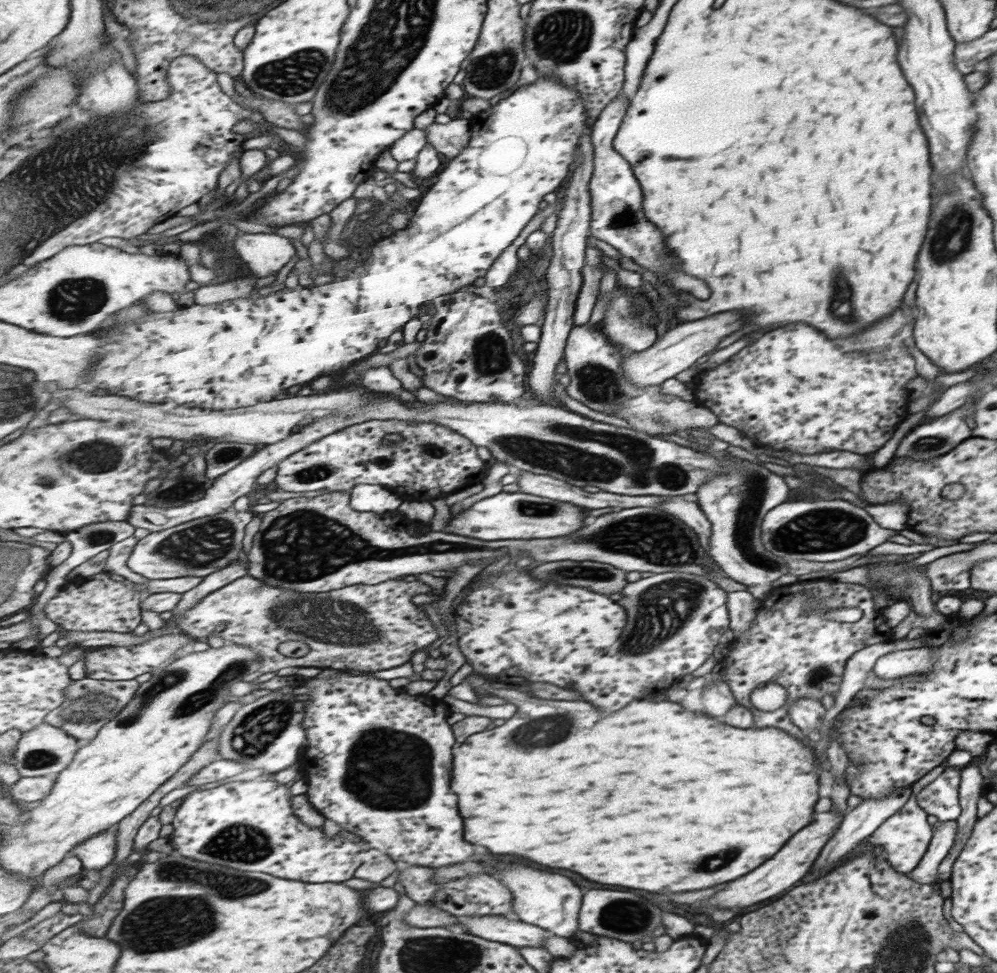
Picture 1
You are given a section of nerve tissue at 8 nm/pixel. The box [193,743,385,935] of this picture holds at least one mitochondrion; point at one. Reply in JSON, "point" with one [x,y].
{"point":[244,843]}

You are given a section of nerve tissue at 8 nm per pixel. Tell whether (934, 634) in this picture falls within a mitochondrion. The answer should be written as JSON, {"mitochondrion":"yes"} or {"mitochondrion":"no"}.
{"mitochondrion":"no"}

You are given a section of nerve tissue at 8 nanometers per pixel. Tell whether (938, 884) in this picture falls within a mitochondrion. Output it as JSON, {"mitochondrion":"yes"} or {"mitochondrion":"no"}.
{"mitochondrion":"no"}

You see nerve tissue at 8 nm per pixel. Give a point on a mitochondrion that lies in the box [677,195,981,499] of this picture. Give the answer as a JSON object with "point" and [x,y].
{"point":[943,249]}

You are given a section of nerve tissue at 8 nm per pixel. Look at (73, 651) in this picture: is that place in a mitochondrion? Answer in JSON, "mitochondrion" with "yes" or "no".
{"mitochondrion":"no"}

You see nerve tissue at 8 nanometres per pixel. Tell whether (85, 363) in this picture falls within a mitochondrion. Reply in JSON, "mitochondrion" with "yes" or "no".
{"mitochondrion":"no"}

